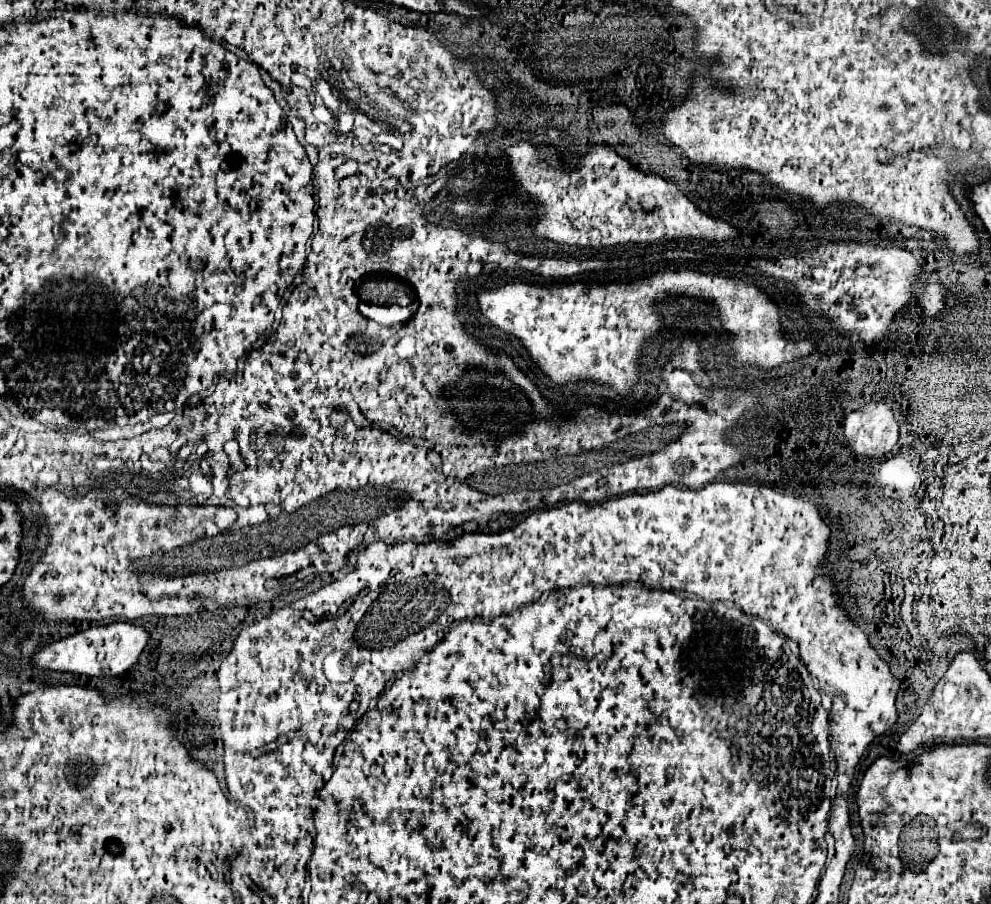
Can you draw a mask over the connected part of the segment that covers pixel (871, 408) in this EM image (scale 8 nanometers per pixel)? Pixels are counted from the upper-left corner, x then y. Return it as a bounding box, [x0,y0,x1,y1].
[844,402,898,458]

